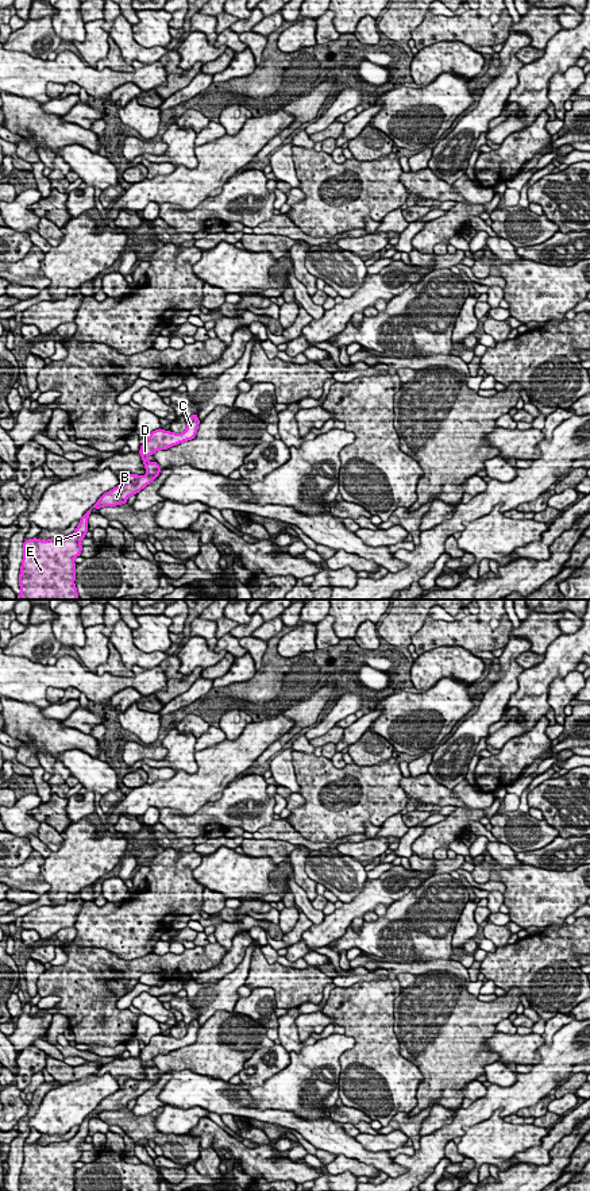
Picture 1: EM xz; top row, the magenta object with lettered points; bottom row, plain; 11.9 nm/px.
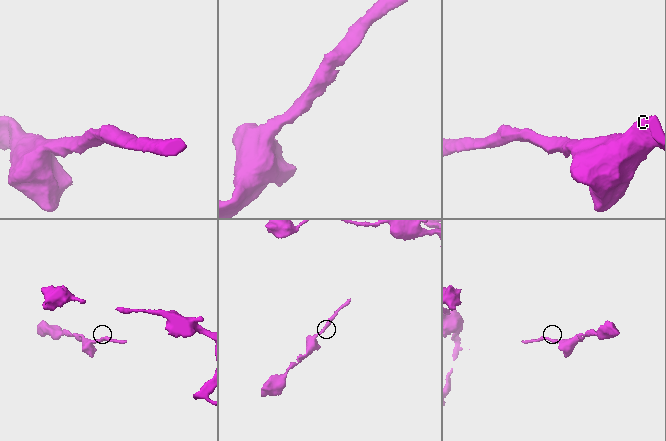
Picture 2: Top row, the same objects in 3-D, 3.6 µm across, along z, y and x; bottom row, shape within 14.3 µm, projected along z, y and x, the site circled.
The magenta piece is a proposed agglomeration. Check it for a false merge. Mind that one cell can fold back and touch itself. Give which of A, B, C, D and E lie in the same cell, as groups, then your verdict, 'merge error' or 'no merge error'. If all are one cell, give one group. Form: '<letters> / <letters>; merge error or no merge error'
A B C D E; no merge error

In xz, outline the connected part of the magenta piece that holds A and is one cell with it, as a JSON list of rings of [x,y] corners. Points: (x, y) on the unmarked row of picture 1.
[[[90,1114],[78,1126],[78,1132],[69,1141],[51,1142],[49,1145],[39,1145],[36,1142],[24,1145],[23,1148],[23,1165],[19,1180],[20,1191],[76,1191],[76,1169],[74,1163],[80,1161],[84,1150],[80,1145],[85,1142],[88,1134],[88,1122]]]

